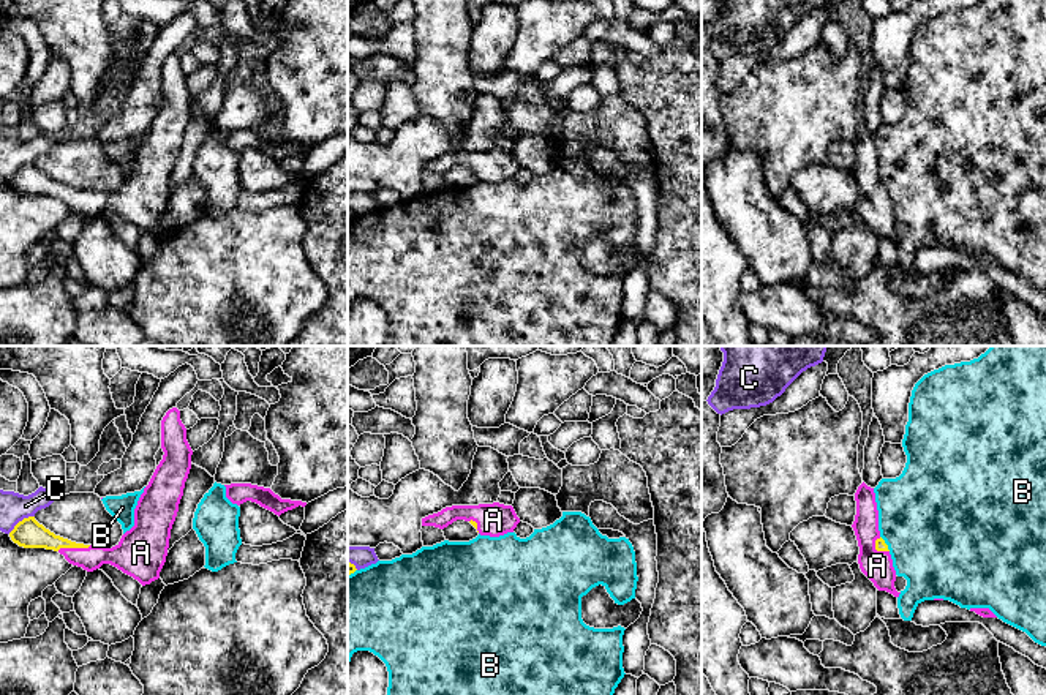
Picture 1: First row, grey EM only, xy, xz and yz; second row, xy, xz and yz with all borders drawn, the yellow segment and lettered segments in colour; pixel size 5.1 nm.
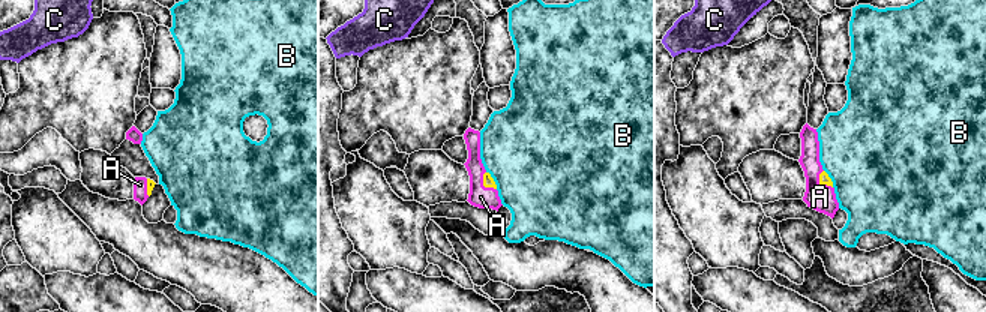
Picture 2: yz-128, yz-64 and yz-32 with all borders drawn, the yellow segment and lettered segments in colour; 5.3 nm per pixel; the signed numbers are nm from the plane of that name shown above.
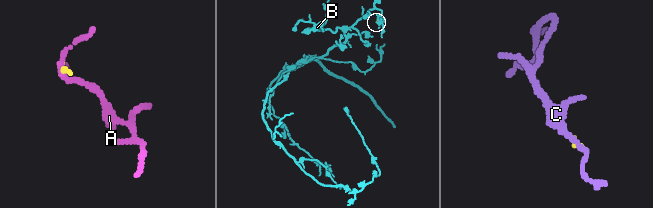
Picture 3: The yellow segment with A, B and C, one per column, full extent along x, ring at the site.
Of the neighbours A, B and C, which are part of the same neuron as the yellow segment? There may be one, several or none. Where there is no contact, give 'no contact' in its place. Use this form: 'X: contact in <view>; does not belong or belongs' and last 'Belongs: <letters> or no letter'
A: contact in xy; belongs
B: contact in yz; does not belong
C: contact in xy; does not belong
Belongs: A

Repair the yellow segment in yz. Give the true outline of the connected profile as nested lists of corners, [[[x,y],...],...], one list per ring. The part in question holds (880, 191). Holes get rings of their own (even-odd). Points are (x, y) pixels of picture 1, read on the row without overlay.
[[[863,128],[855,139],[855,147],[856,161],[852,174],[860,193],[860,215],[879,237],[886,237],[899,243],[901,239],[894,234],[896,216],[893,205],[879,177],[879,156],[874,134]]]

